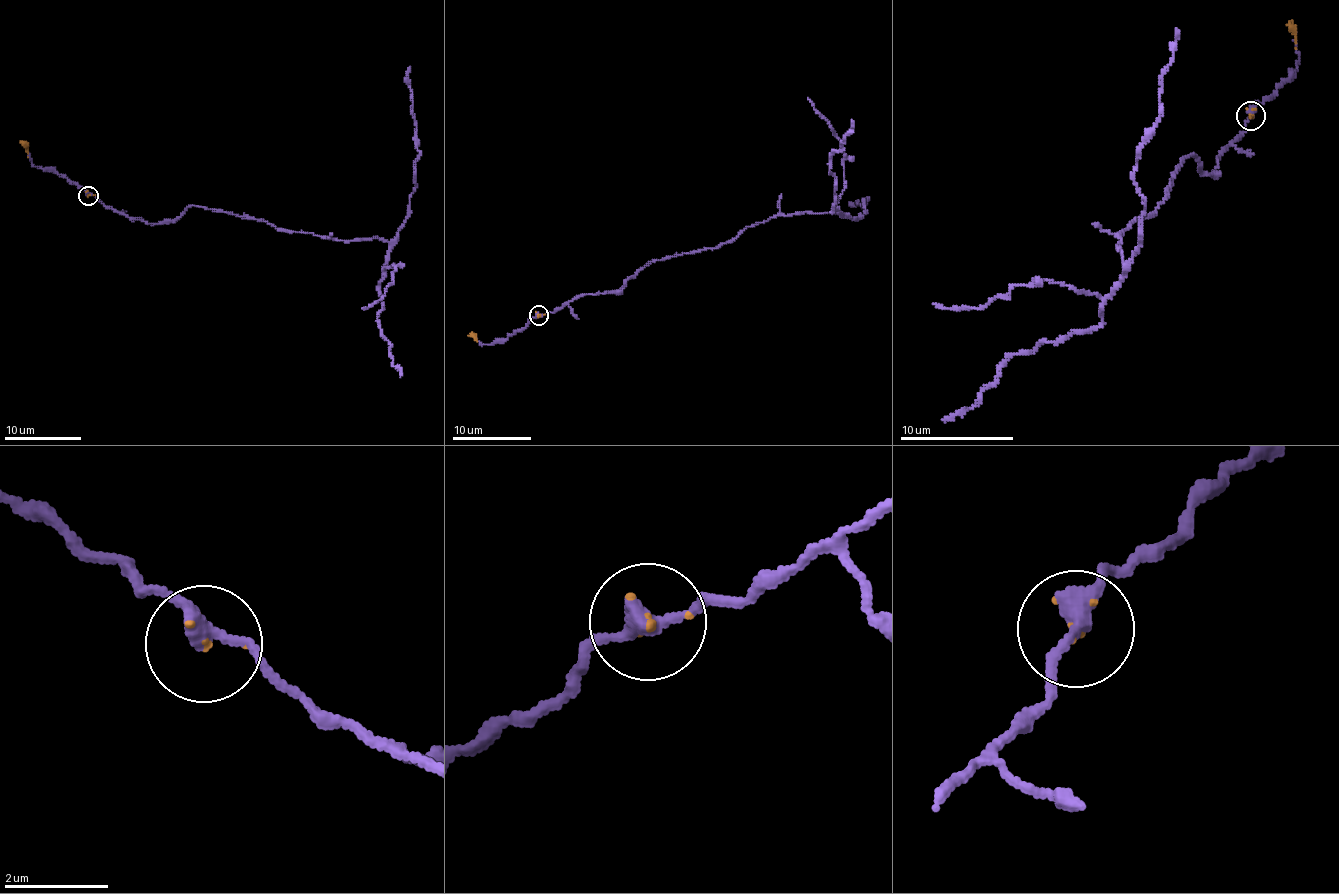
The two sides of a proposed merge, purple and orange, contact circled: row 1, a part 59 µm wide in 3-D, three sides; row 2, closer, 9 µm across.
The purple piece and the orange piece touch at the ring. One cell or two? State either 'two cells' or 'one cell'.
one cell

